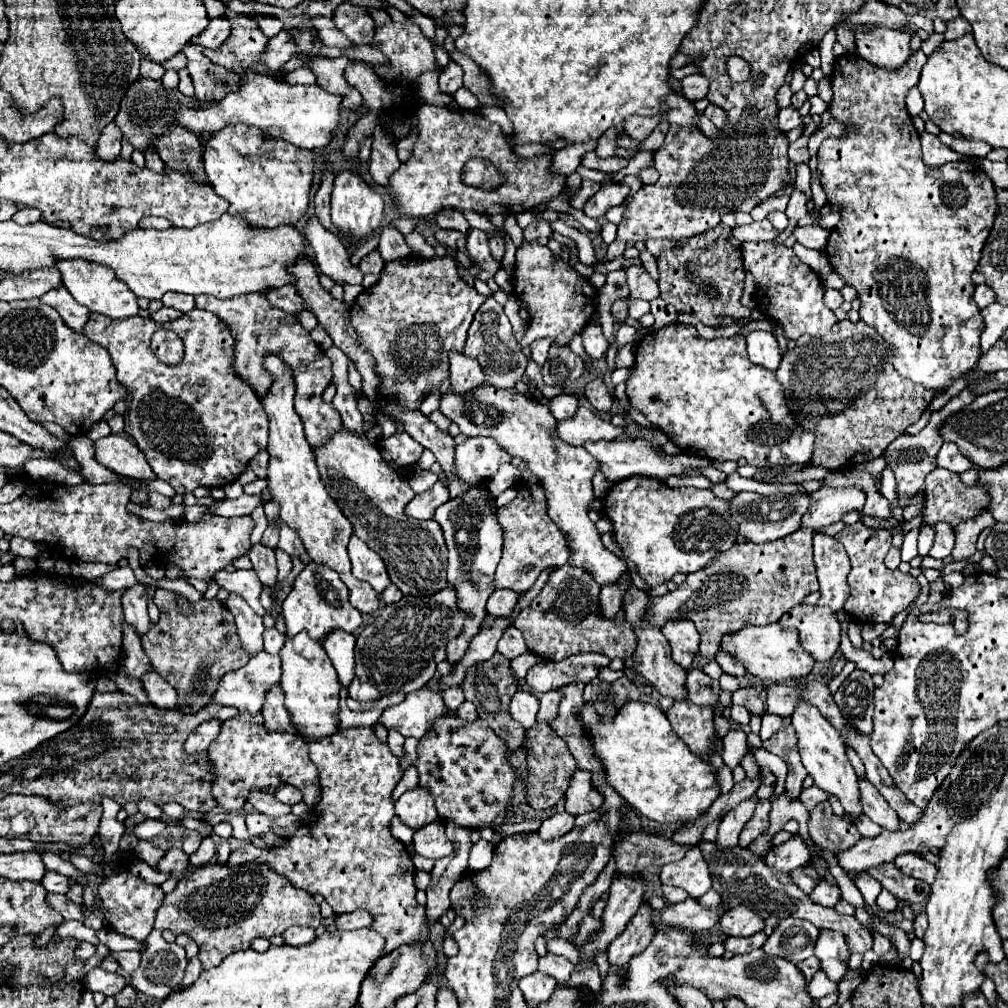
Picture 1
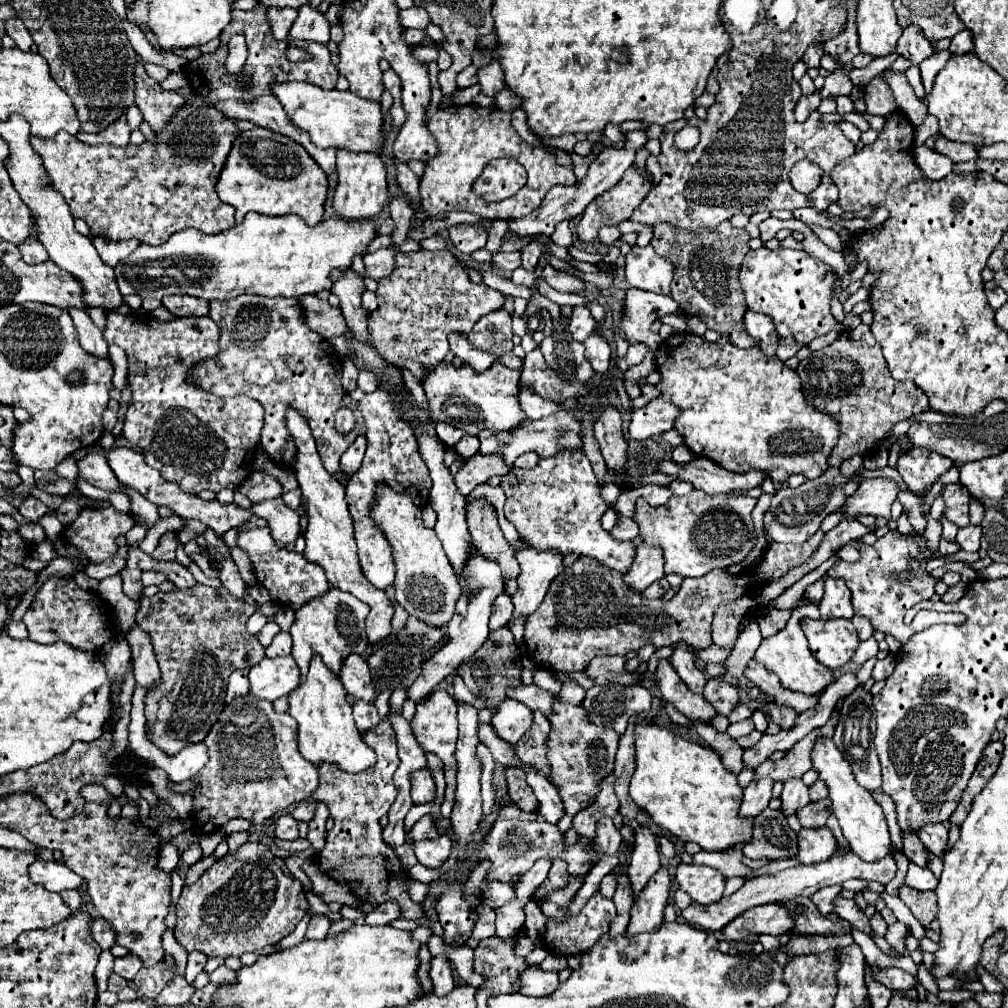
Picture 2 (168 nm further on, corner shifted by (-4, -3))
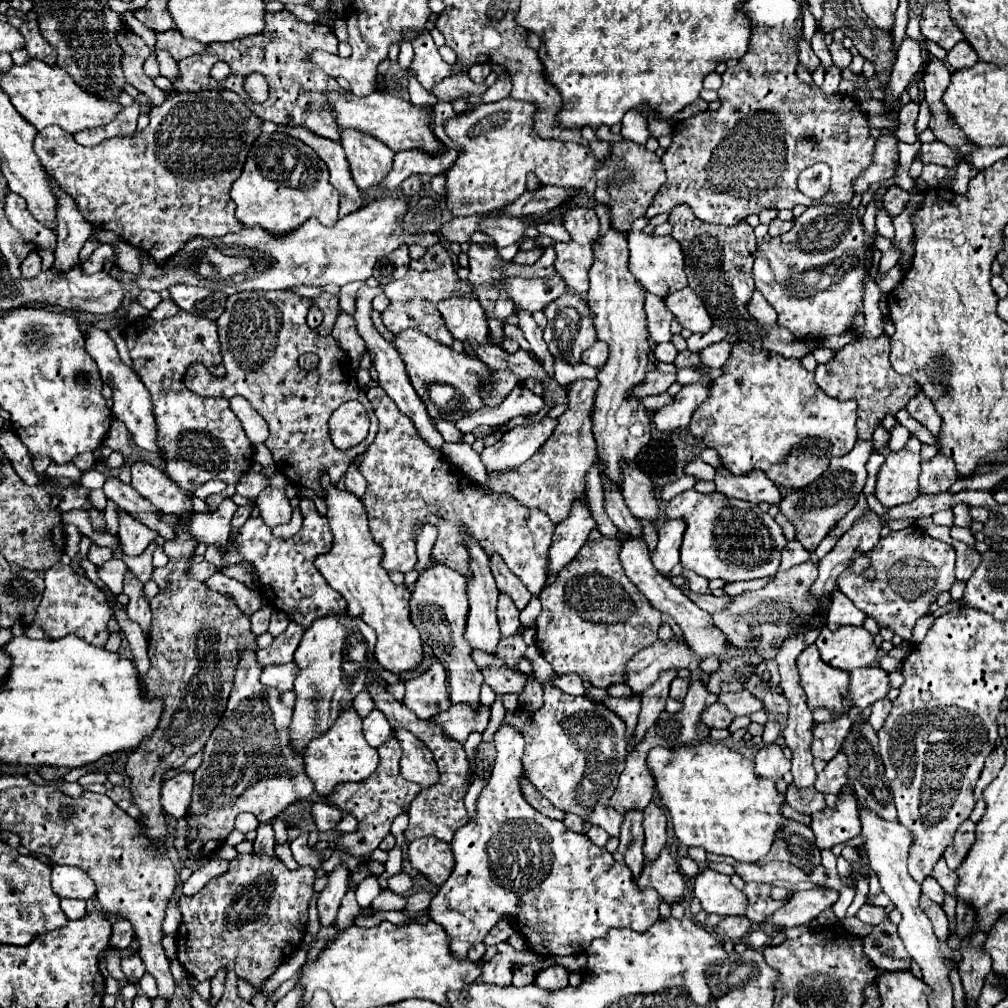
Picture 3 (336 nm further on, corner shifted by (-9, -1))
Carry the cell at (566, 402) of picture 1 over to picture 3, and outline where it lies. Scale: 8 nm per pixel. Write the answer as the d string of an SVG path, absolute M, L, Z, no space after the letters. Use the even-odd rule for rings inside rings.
M516 386L510 396L496 408L484 406L476 412L472 412L470 416L464 416L456 422L456 428L462 434L472 432L476 426L480 424L492 424L492 426L500 426L504 422L508 422L510 418L516 416L524 416L524 414L538 414L544 408L544 400L536 394L532 394L526 386Z

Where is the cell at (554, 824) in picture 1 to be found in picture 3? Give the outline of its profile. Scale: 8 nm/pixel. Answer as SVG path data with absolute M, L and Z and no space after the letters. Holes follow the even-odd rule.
M506 942L498 944L498 954L482 964L482 976L478 980L478 984L496 984L496 986L508 986L512 984L512 964L534 964L542 960L536 954L520 954L518 950L514 950L512 946L508 946Z

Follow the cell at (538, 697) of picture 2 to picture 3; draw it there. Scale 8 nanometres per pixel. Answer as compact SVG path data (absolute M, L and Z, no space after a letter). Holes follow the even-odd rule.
M480 668L484 684L488 684L496 694L522 694L526 676L512 672L508 668Z

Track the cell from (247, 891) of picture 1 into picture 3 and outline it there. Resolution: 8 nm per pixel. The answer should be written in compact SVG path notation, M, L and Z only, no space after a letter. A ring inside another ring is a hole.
M260 824L256 828L258 836L254 840L254 854L238 856L230 862L226 874L212 878L198 894L182 896L182 924L178 928L178 960L198 982L212 980L216 970L234 970L238 978L246 980L258 992L264 982L276 972L276 968L288 960L302 944L308 922L308 904L312 898L314 874L312 868L288 870L274 854L274 830L272 824Z

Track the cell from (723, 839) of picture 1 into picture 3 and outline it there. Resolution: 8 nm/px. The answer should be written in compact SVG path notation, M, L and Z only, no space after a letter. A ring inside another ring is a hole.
M768 744L756 754L756 774L762 778L778 780L784 772L790 770L790 760L784 756L778 744Z

